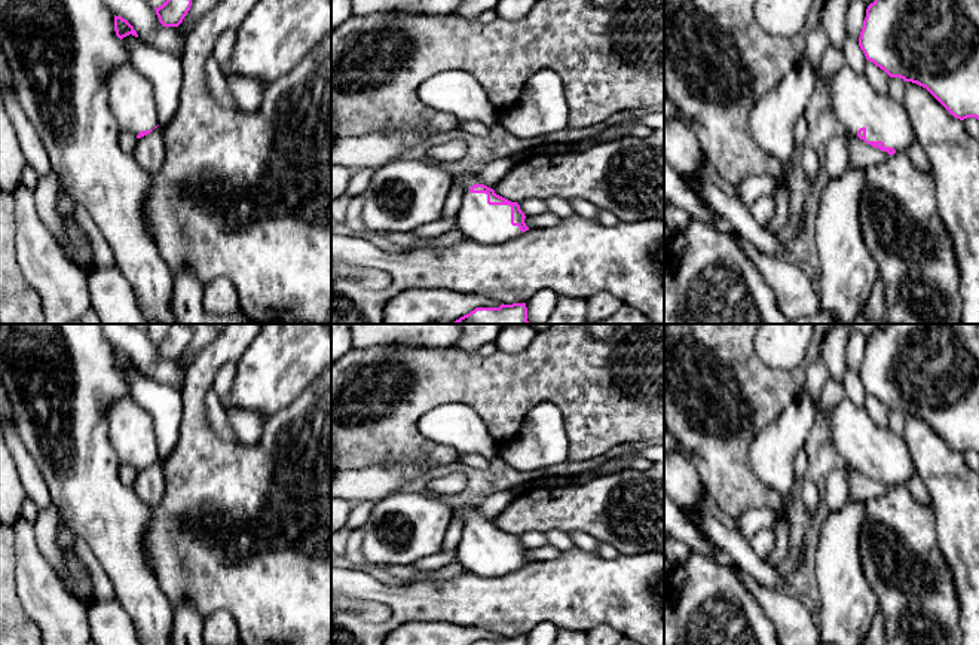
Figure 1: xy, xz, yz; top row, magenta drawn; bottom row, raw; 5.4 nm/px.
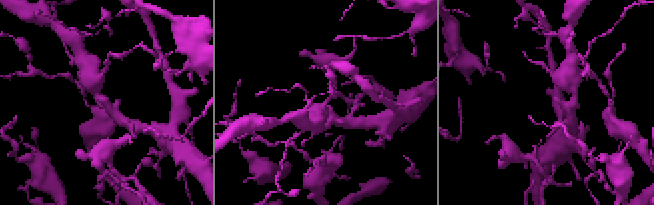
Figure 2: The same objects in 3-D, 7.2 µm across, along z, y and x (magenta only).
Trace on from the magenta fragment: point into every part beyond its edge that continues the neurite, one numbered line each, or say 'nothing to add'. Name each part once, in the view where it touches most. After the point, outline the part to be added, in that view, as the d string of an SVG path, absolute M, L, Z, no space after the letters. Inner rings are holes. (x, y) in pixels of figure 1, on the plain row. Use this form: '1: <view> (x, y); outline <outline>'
1: xz (477, 553); outline M477 502L453 508L462 523L462 538L458 545L458 562L465 571L477 575L505 575L517 571L521 563L511 557L510 538L489 538L486 526L471 526L474 517L483 517Z

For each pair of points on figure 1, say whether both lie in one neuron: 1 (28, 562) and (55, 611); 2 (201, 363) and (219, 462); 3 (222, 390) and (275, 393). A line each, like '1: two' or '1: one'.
1: one
2: one
3: two

